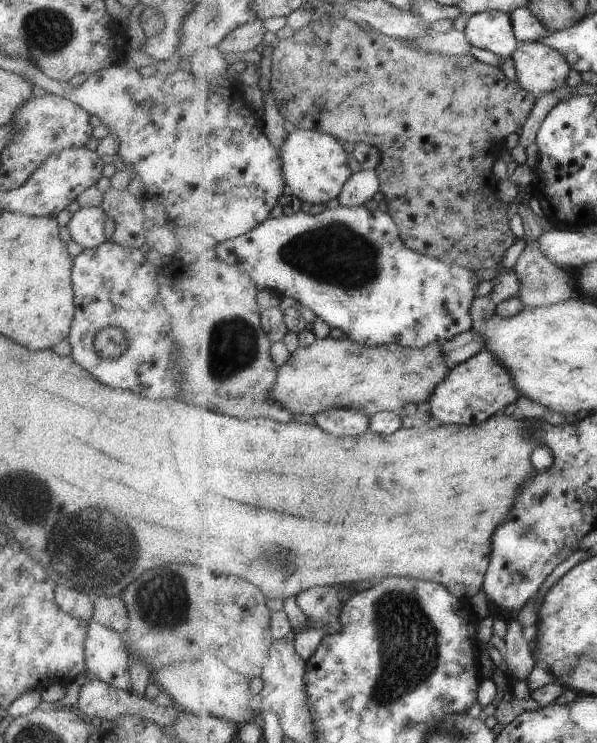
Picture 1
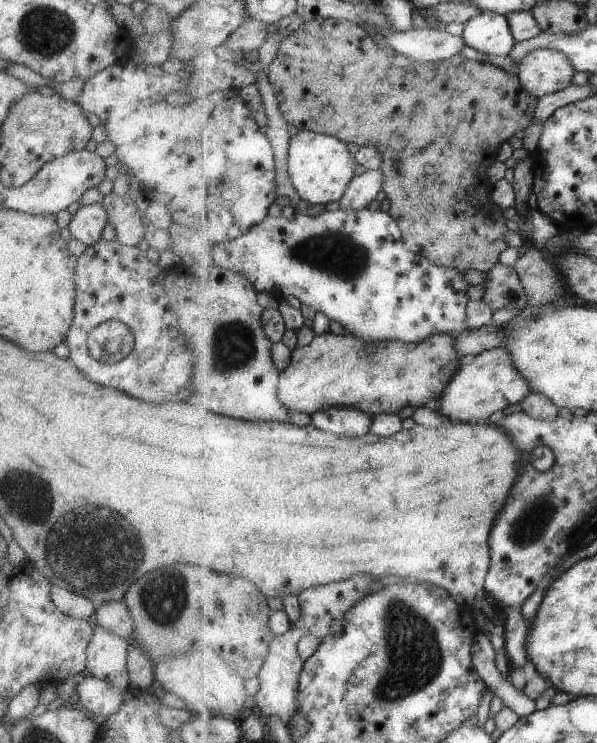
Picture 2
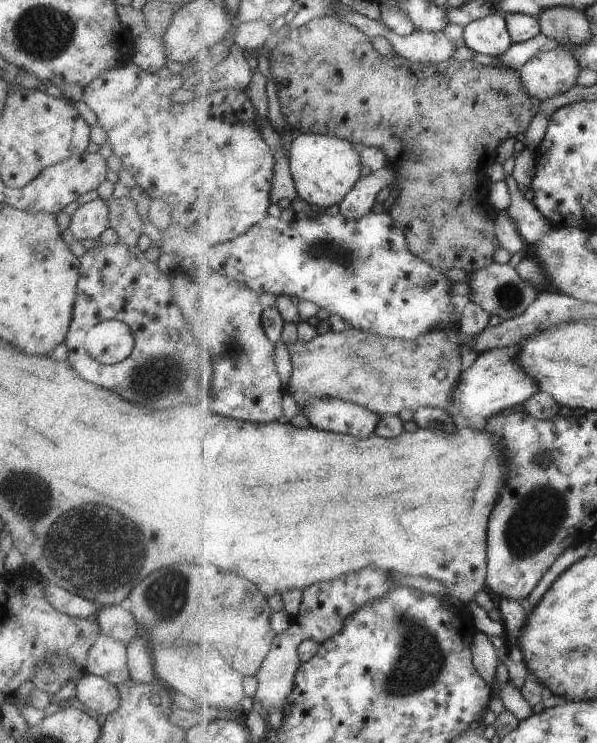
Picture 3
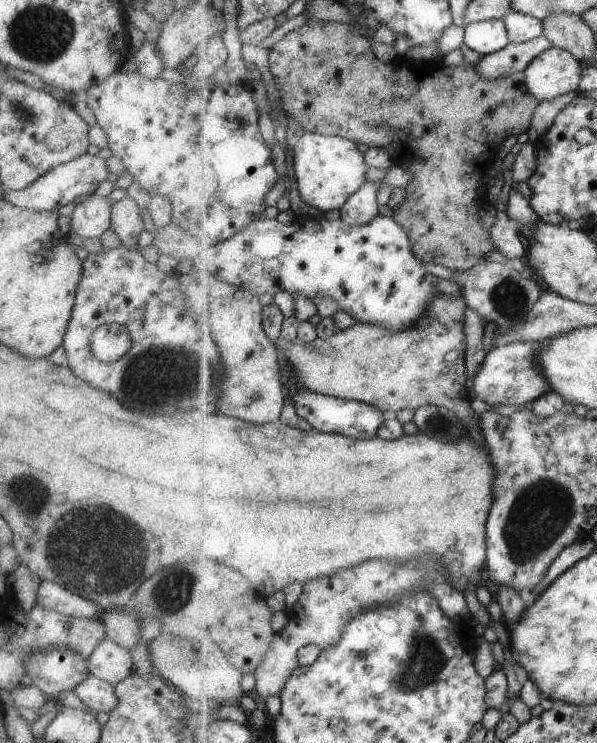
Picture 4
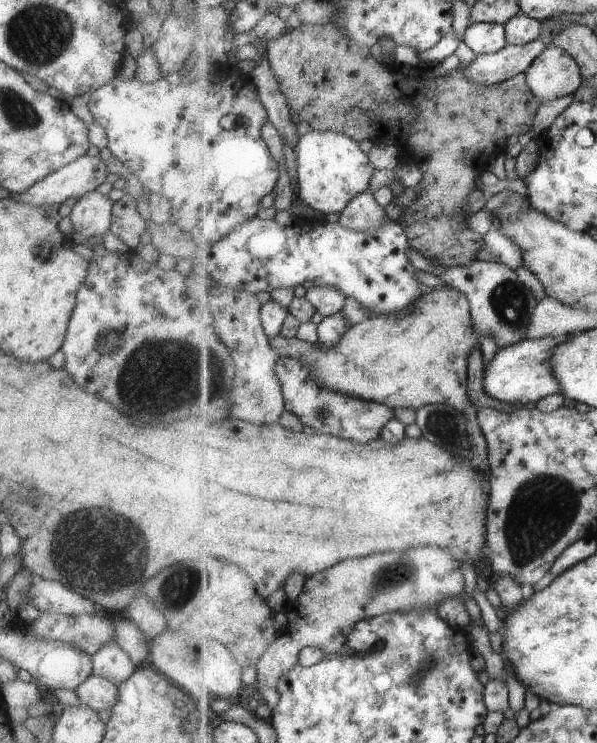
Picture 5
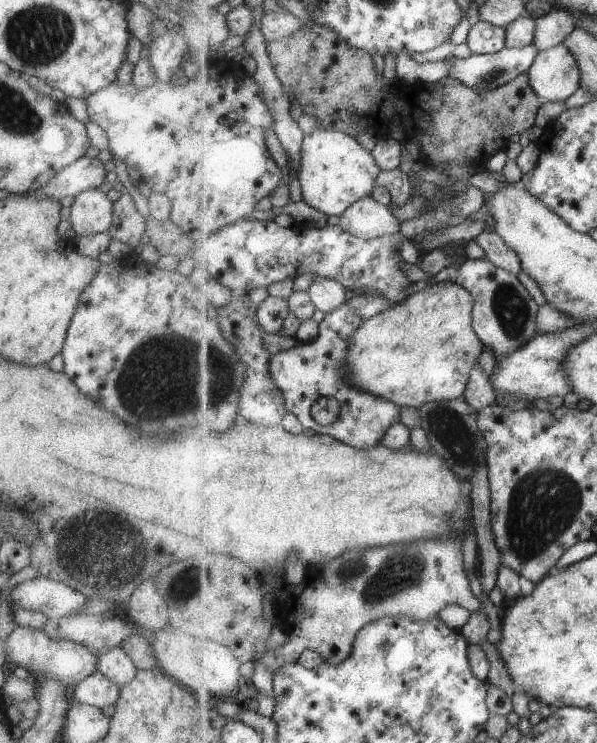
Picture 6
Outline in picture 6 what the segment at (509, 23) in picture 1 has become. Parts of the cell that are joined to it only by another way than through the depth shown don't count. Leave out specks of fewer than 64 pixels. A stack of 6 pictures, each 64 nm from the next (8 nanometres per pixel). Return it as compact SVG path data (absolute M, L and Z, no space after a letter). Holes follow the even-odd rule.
M479 20L471 27L466 44L474 54L495 54L507 47L506 28Z

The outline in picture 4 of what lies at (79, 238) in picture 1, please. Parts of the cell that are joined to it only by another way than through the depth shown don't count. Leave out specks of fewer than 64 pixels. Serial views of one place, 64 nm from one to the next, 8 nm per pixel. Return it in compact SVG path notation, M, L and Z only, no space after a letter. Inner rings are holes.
M95 193L75 205L70 215L70 230L81 238L99 238L109 229L112 201Z

